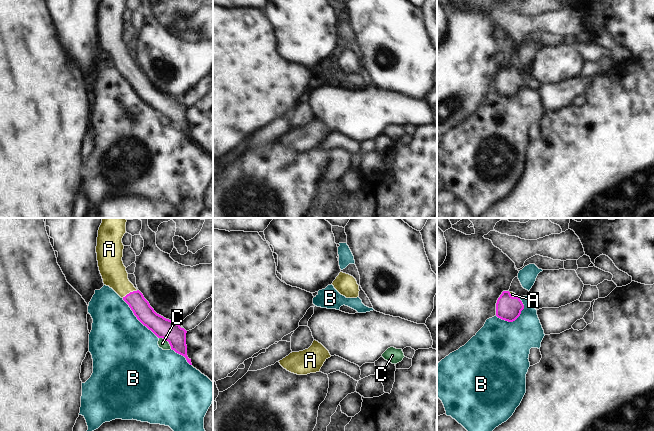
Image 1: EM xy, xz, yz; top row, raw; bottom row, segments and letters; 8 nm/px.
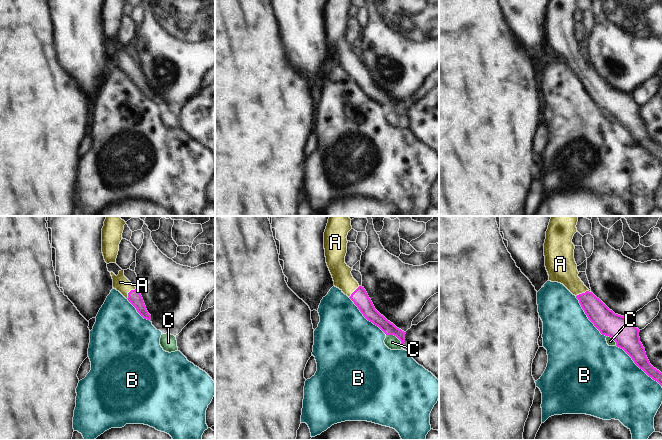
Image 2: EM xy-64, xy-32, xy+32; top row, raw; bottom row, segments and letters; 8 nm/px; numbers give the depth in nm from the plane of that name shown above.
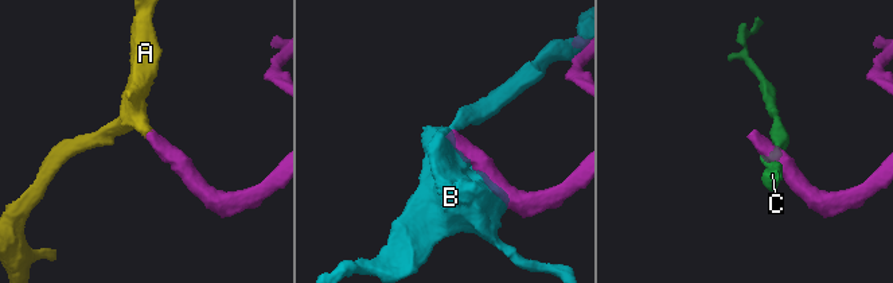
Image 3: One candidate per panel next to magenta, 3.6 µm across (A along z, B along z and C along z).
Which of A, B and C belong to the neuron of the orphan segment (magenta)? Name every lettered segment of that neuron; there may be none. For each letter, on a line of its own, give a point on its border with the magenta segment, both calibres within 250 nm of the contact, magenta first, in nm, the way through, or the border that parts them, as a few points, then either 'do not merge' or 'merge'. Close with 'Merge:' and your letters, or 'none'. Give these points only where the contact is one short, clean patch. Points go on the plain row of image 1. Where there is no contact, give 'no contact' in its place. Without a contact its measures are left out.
A: contact xy (130, 68); calibres 150 and 200 nm; way xy (141, 84), (130, 68), (113, 48); merge
B: contact xy (138, 95); calibres 160 and 480 nm; do not merge
C: contact xy (167, 116); calibres 160 and 70 nm; border xy (159, 113), (166, 116), (171, 124); do not merge
Merge: A

